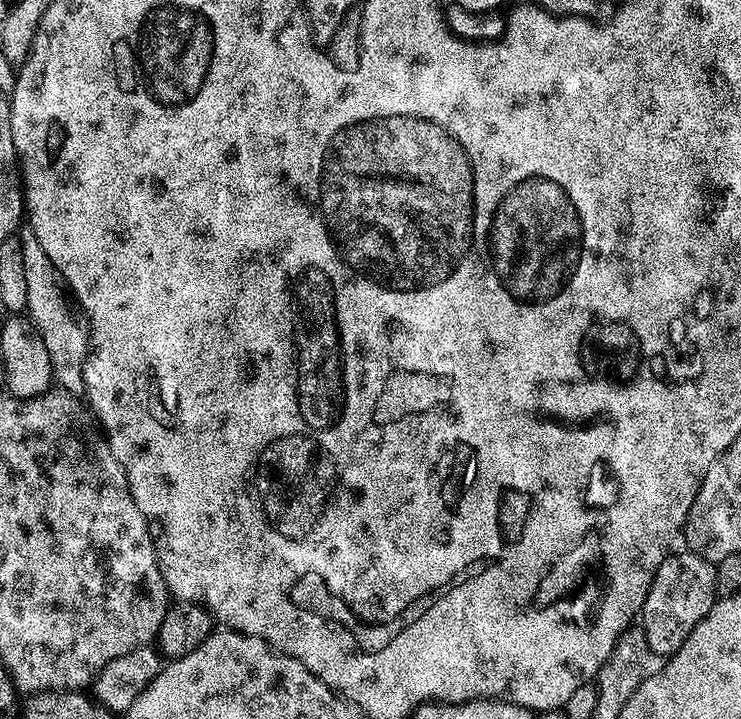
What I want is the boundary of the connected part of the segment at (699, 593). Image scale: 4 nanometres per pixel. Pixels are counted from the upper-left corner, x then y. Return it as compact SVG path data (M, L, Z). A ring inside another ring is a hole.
M687 550L673 551L658 566L658 574L654 574L654 582L646 594L646 602L642 609L642 629L646 642L654 653L669 657L678 651L682 642L710 614L717 602L716 566L715 563Z

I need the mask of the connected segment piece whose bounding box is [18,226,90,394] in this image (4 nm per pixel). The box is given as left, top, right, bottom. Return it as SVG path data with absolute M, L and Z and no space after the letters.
M24 226L19 229L18 239L22 246L22 263L26 266L26 315L32 321L38 334L42 334L42 342L46 342L46 354L50 354L50 366L52 367L52 378L57 389L80 394L86 388L86 371L84 372L84 363L90 360L90 336L83 327L72 321L72 316L64 312L64 298L62 292L62 281L56 275L56 267L46 258L46 250L42 250L42 245L38 243L38 238L34 238L34 230Z

